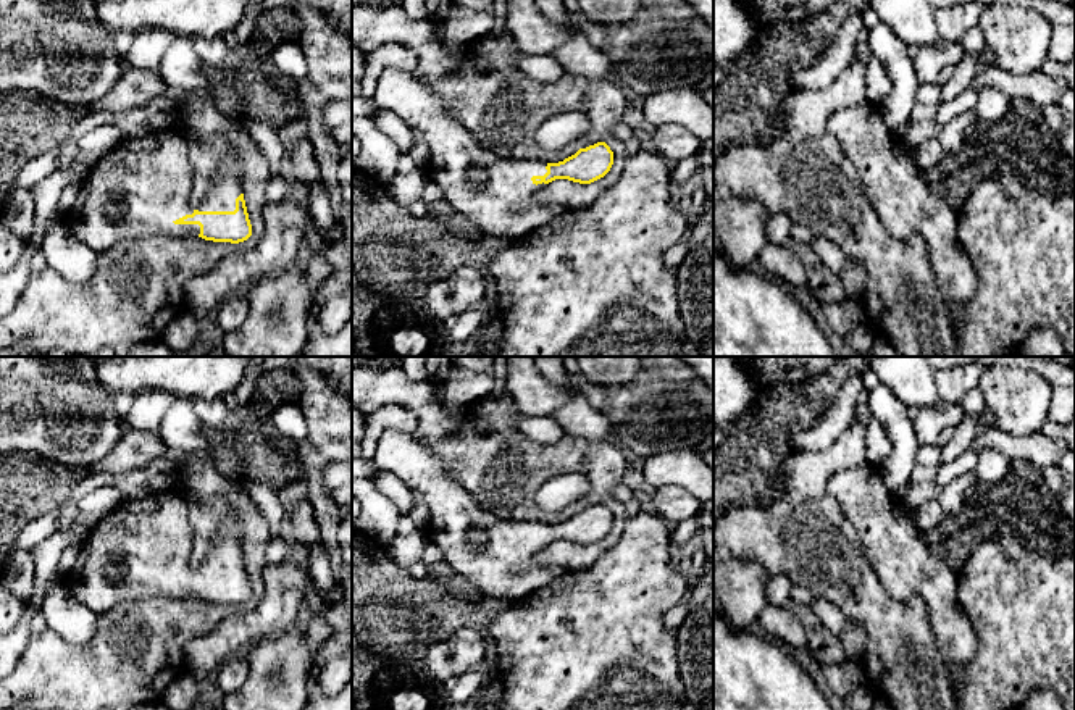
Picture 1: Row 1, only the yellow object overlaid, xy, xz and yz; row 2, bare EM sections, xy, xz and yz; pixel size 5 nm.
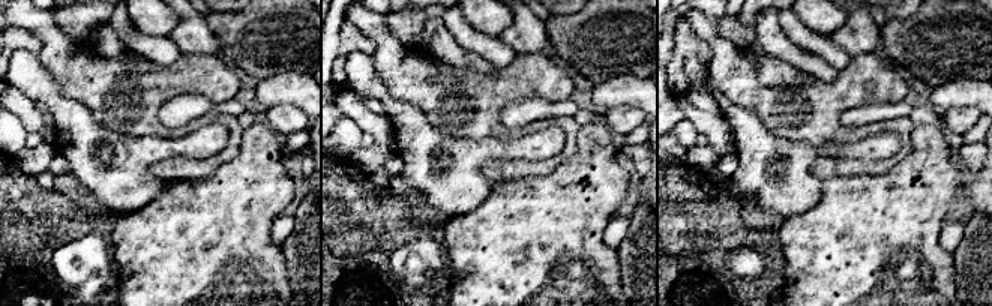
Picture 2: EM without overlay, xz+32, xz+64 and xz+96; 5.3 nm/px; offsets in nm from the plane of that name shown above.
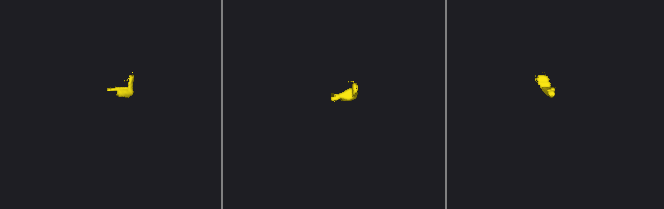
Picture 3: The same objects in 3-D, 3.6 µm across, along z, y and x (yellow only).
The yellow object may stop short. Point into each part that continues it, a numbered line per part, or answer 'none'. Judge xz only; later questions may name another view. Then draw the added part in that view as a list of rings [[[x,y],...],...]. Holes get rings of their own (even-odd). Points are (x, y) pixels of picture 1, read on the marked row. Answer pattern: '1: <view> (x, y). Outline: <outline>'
1: xz (496, 194). Outline: [[[386,69],[376,84],[371,102],[423,131],[429,147],[429,181],[442,189],[444,200],[457,213],[465,215],[483,236],[517,240],[567,210],[565,205],[542,203],[536,198],[536,194],[547,184],[536,186],[531,178],[547,173],[546,161],[505,158],[484,148],[458,119],[445,111],[444,98],[415,73]]]

